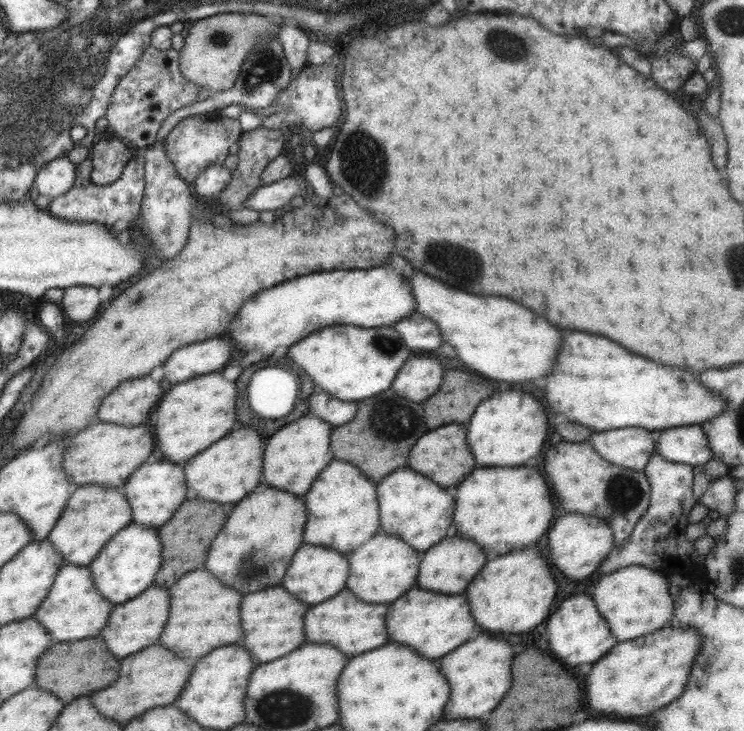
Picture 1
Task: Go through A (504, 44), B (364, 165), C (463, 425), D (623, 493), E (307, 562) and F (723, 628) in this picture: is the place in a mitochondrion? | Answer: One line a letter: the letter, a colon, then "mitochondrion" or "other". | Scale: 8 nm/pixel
A: mitochondrion
B: mitochondrion
C: other
D: mitochondrion
E: other
F: other

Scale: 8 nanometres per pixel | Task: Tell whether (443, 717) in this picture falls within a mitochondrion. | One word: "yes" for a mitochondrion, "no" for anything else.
no

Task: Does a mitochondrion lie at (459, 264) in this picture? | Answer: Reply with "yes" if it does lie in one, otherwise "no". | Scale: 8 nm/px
yes

